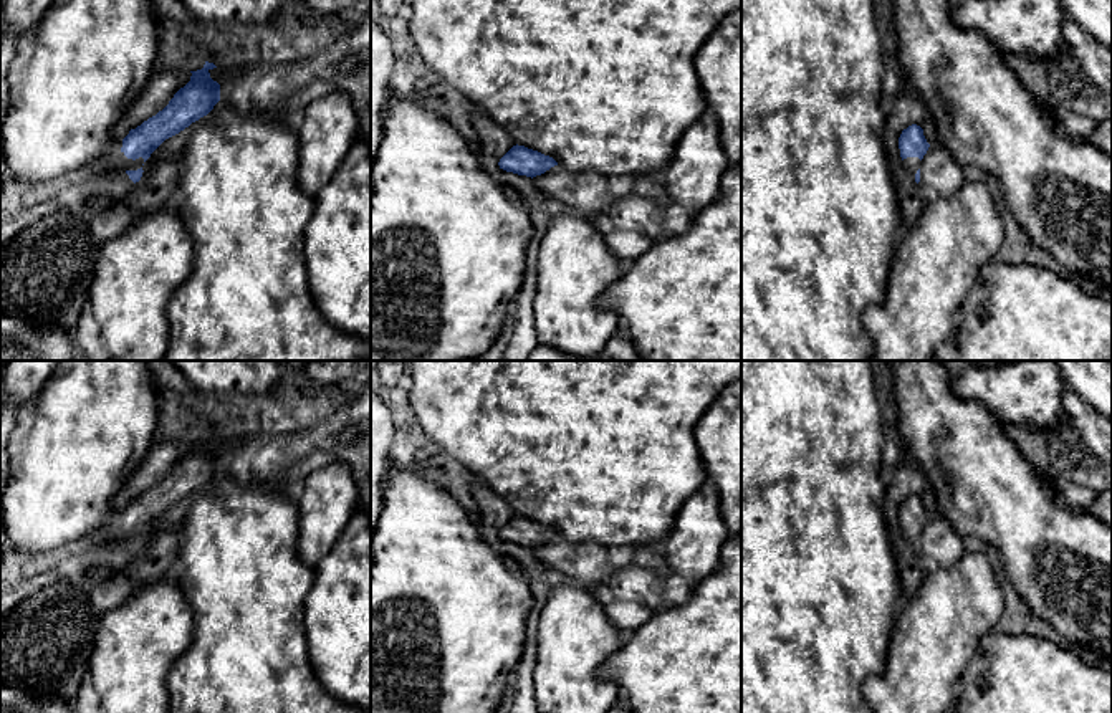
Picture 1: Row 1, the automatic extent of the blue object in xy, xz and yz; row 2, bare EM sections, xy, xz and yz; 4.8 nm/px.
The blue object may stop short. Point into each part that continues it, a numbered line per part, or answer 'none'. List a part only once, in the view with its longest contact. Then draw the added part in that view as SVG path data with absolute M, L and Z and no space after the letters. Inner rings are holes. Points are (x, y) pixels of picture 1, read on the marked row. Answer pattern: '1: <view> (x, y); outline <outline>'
1: xy (115, 159); outline M114 139L109 147L106 156L98 162L98 165L109 169L109 170L137 170L142 167L144 159L139 157L136 160L127 159L124 152L121 151L122 147L122 139Z

